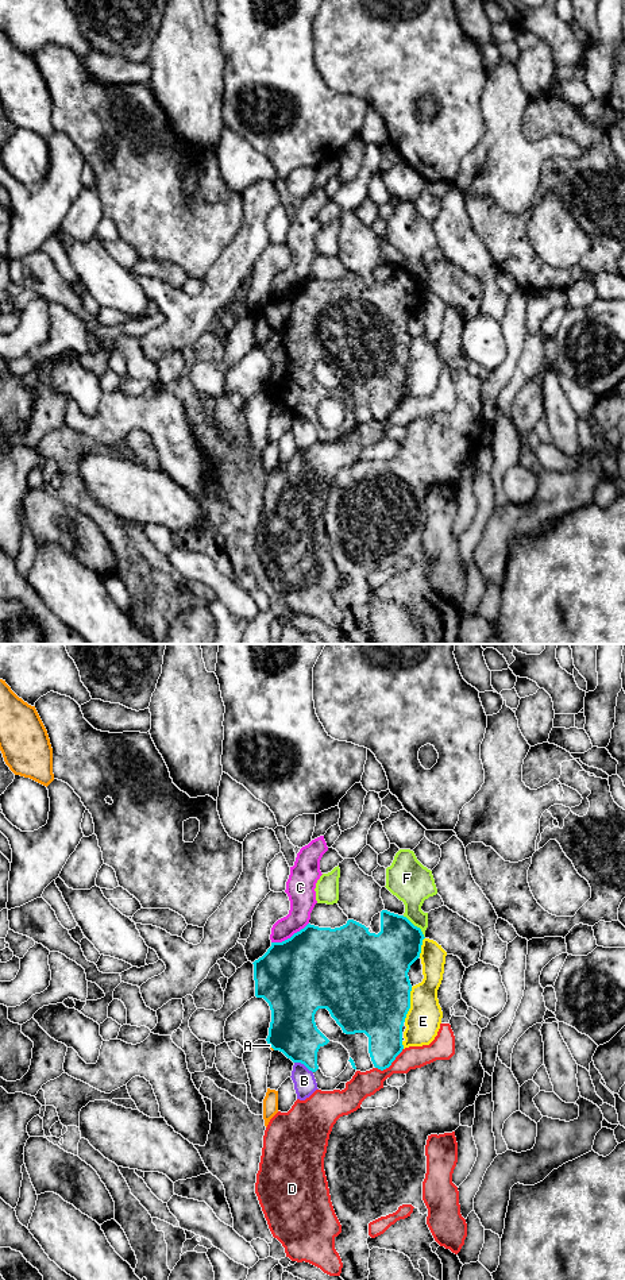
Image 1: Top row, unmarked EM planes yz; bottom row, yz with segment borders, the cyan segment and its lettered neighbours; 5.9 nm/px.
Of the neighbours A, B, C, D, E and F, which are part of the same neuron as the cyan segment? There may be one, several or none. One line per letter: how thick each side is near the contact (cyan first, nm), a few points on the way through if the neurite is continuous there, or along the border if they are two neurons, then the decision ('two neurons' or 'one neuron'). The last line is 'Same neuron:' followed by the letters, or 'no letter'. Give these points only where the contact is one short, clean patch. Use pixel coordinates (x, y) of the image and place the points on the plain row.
A: 280/20 nm | along yz (269, 396), (274, 401) | two neurons
B: 280/130 nm | along yz (294, 413), (303, 415), (312, 424) | two neurons
C: 480/160 nm | two neurons
D: 240/150 nm | two neurons
E: 480/220 nm | two neurons
F: 300/240 nm | two neurons
Same neuron: no letter

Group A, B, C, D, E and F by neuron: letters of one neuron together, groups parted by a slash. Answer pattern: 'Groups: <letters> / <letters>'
Groups: A / B / C / D / E / F

